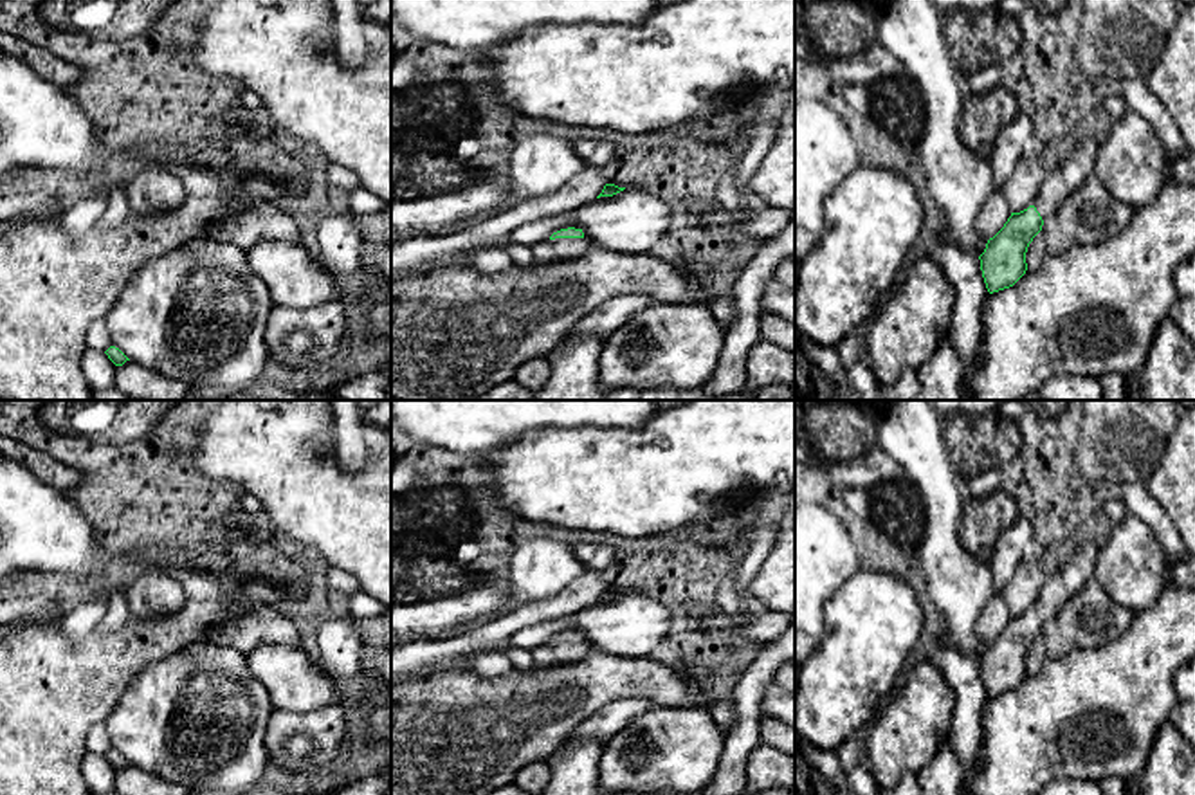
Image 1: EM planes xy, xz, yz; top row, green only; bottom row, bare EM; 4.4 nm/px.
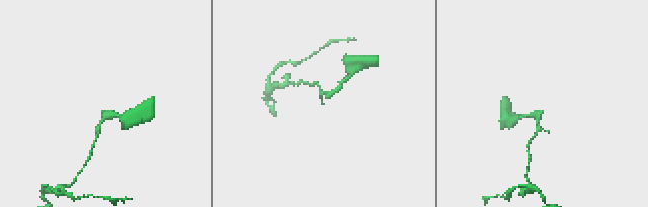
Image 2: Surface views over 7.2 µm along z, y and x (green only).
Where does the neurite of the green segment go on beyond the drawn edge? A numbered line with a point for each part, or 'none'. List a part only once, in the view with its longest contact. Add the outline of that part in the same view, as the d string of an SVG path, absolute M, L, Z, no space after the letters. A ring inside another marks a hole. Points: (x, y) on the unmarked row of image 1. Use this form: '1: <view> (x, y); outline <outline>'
1: xz (545, 657); outline M555 642L539 645L532 651L534 667L552 669L557 665L575 663L588 656L591 651L588 642Z

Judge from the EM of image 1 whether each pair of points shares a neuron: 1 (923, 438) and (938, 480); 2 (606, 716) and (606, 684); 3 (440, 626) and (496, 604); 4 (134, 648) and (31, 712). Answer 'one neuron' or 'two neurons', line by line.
1: one neuron
2: two neurons
3: one neuron
4: one neuron

